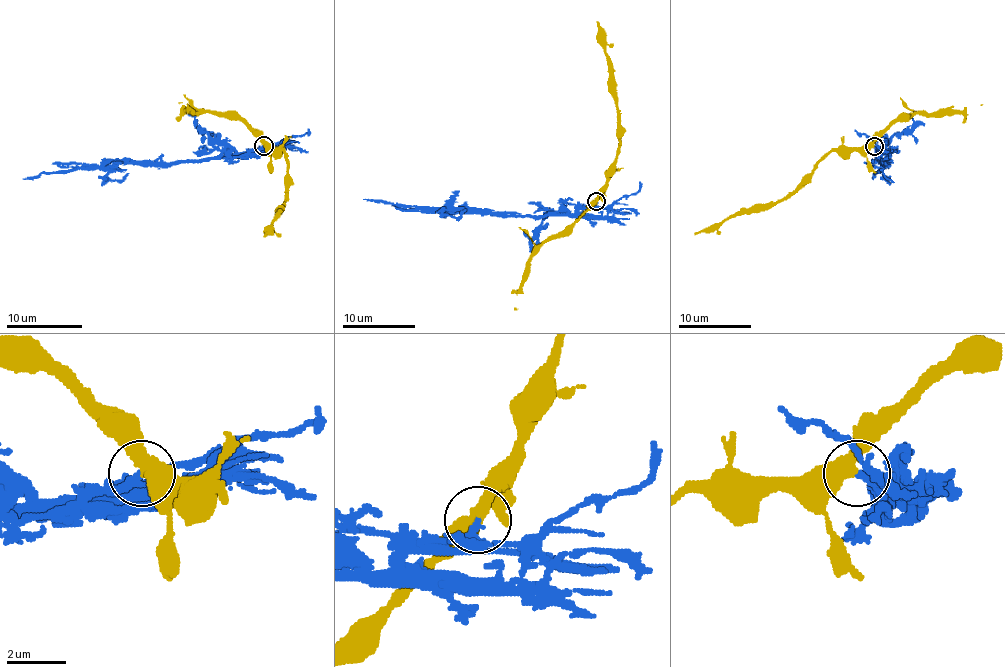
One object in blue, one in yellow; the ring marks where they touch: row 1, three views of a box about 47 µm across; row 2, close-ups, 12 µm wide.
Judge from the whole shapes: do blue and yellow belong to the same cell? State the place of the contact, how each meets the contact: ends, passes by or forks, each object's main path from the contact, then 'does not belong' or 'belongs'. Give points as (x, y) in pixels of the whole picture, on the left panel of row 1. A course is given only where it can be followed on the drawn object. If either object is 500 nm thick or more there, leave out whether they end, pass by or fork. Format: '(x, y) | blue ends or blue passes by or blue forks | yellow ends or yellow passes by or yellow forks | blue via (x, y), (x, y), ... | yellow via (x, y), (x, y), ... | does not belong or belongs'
(263, 146) | blue ends | yellow passes by | blue via (263, 145), (238, 157), (63, 166), (57, 172), (42, 172), (23, 179) | yellow via (263, 145), (280, 149), (287, 164), (285, 200), (263, 236) | does not belong

